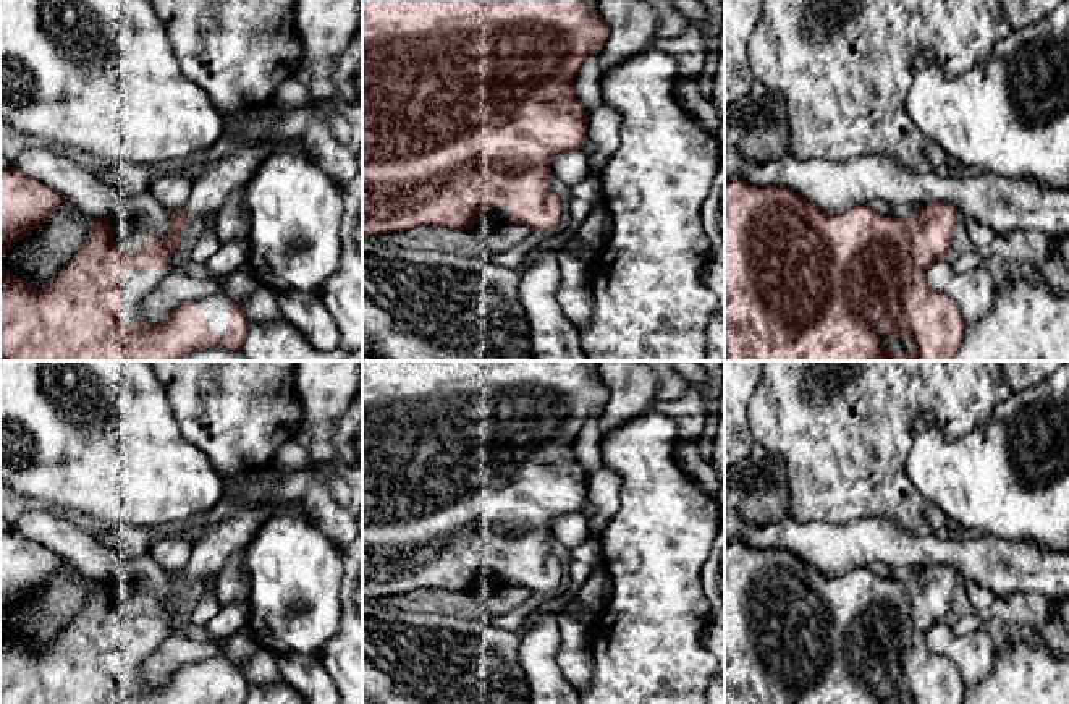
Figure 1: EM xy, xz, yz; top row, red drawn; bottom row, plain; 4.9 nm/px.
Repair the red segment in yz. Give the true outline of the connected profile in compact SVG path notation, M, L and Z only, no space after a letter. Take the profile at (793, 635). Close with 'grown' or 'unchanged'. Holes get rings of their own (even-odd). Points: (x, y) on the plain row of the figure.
M741 541L728 542L725 547L725 704L962 704L967 686L961 676L961 672L946 655L930 651L925 641L927 631L936 623L944 623L949 615L954 599L956 576L956 571L948 565L928 565L919 570L919 573L909 581L881 578L872 573L868 566L854 568L844 575L826 576L789 550L752 549Z | grown

